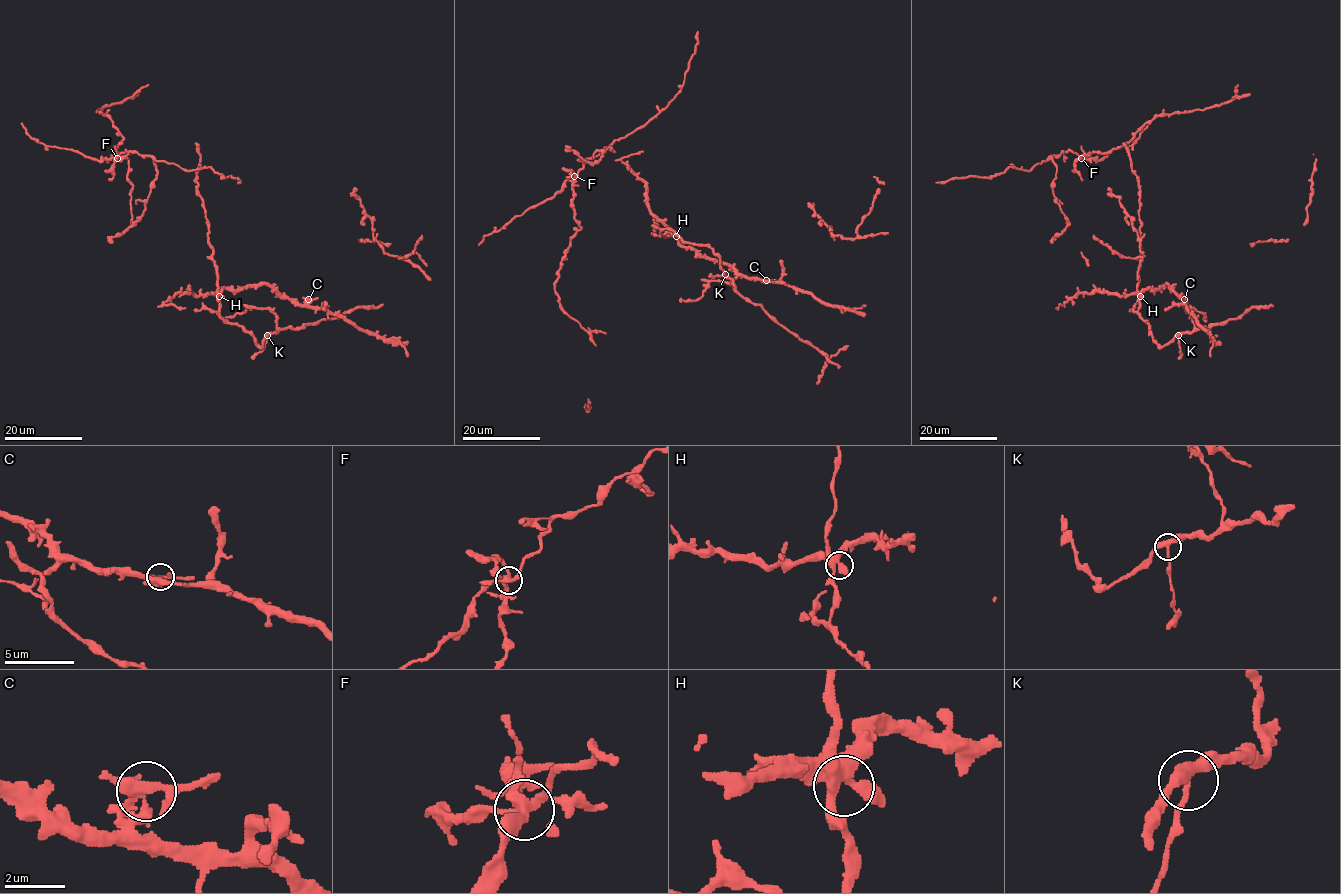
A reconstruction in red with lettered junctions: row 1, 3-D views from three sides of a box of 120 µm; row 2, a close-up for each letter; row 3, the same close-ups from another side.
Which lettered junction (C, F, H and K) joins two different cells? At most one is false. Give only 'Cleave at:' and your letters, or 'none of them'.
Cleave at: F

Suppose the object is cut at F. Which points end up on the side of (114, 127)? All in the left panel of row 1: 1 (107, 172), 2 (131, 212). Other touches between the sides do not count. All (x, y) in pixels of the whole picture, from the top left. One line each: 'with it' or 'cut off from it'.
1: with it
2: with it

